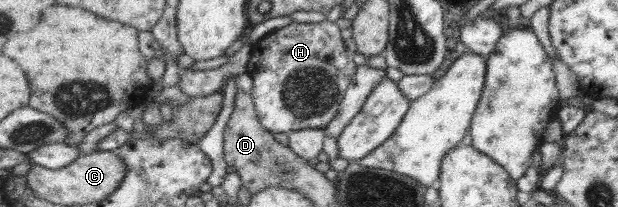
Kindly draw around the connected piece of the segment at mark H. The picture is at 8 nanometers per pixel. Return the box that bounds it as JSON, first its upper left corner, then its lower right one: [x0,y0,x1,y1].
[247,20,356,133]

